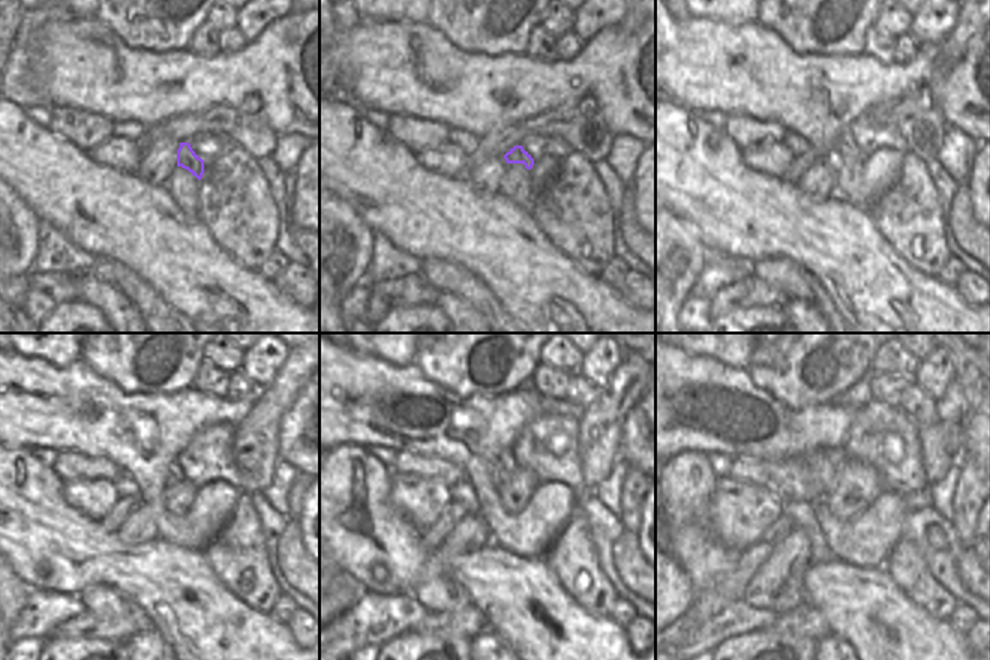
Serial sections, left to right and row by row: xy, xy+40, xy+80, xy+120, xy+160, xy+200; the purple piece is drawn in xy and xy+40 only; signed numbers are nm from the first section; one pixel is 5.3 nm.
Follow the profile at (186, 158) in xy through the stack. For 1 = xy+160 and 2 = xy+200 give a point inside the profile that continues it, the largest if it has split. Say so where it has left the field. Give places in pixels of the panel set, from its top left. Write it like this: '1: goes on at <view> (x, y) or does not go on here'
1: goes on at xy+160 (503, 465)
2: goes on at xy+200 (809, 477)

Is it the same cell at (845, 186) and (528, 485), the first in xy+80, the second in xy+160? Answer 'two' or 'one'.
one

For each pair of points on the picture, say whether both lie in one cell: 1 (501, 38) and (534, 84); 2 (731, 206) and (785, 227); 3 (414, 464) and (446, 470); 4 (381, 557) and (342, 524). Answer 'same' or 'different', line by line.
1: different
2: same
3: same
4: same

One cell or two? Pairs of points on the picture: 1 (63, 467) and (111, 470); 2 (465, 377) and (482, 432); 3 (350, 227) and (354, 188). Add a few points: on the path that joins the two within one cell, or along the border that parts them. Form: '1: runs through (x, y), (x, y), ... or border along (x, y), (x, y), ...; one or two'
1: runs through (75, 467), (99, 468); one
2: border along (438, 383), (461, 396), (501, 395), (506, 392); two
3: border along (335, 195), (347, 201), (374, 233); two

